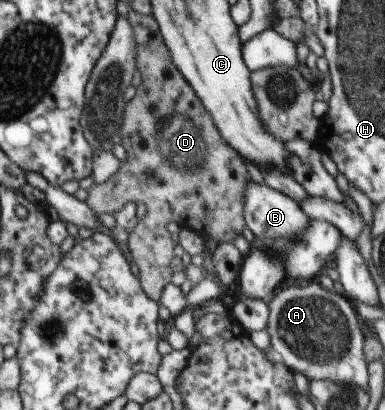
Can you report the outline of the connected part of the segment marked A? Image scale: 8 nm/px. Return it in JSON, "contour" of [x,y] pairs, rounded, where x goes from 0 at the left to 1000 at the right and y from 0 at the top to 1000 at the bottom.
{"contour":[[[800,685],[797,698],[751,698],[717,710],[694,739],[699,776],[691,807],[701,820],[701,844],[719,854],[735,885],[764,907],[790,912],[803,929],[860,929],[906,939],[958,956],[953,939],[953,890],[945,866],[948,815],[938,800],[938,778],[922,756],[917,732],[899,717],[857,712],[834,690]]]}

